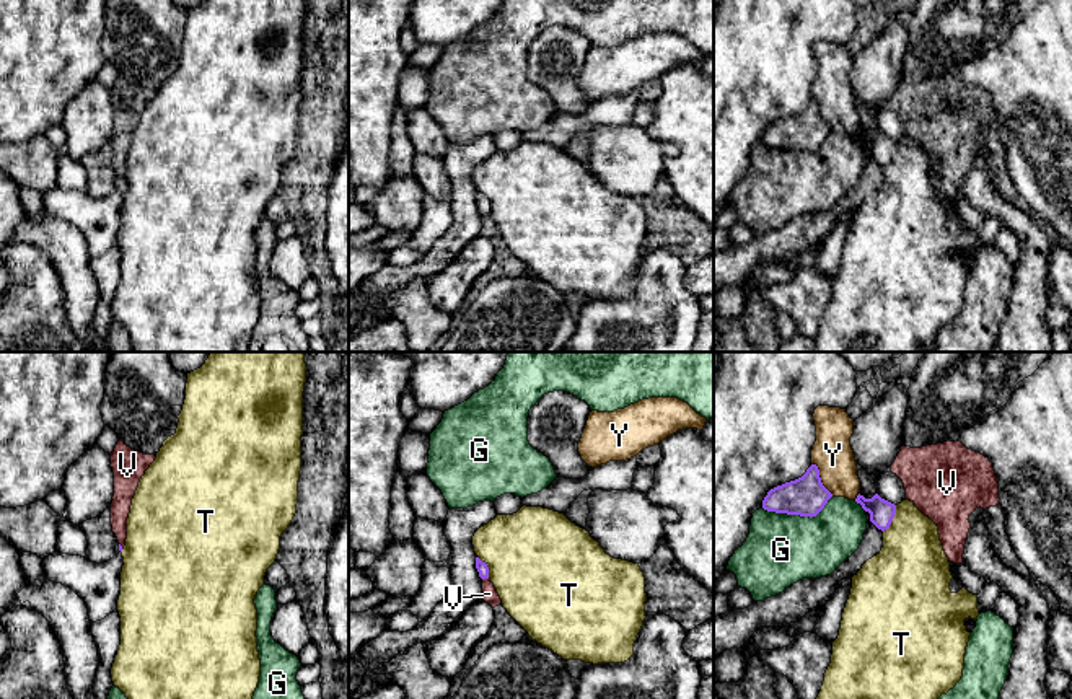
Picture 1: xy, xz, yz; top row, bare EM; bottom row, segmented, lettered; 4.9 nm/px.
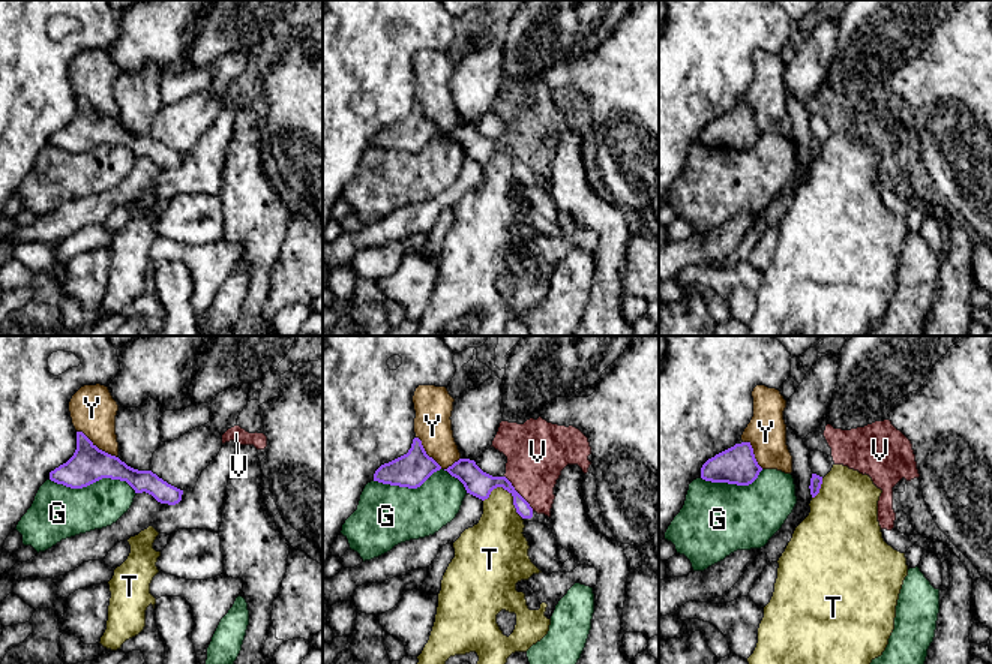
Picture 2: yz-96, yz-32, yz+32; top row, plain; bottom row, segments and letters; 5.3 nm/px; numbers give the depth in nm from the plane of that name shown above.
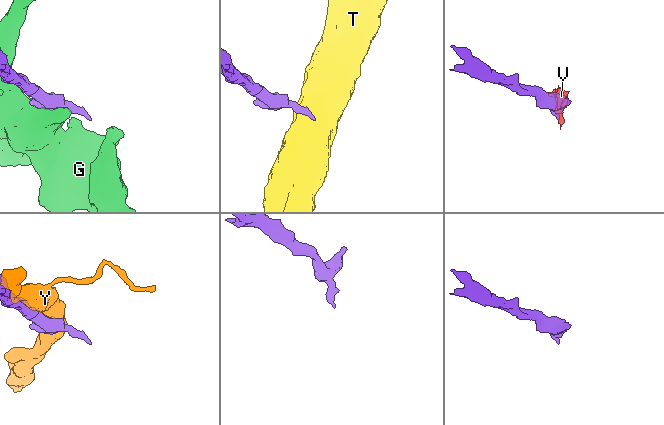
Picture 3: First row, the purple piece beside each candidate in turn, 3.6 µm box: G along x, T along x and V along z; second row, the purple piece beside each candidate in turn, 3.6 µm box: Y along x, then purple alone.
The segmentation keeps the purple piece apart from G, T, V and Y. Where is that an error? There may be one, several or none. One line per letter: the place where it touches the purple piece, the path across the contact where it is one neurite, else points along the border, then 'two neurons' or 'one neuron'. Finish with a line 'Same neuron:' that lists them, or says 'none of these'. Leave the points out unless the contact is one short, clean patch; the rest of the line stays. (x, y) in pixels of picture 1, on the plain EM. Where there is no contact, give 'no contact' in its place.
G: yz (799, 149) | two neurons
T: yz (893, 152) | along yz (896, 140), (895, 152), (883, 167) | two neurons
V: xz (484, 212) | across xz (483, 204), (484, 212), (489, 228) | one neuron
Y: yz (820, 114) | two neurons
Same neuron: V

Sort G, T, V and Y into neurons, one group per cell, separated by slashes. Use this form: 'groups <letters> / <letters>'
groups G / T / V / Y

